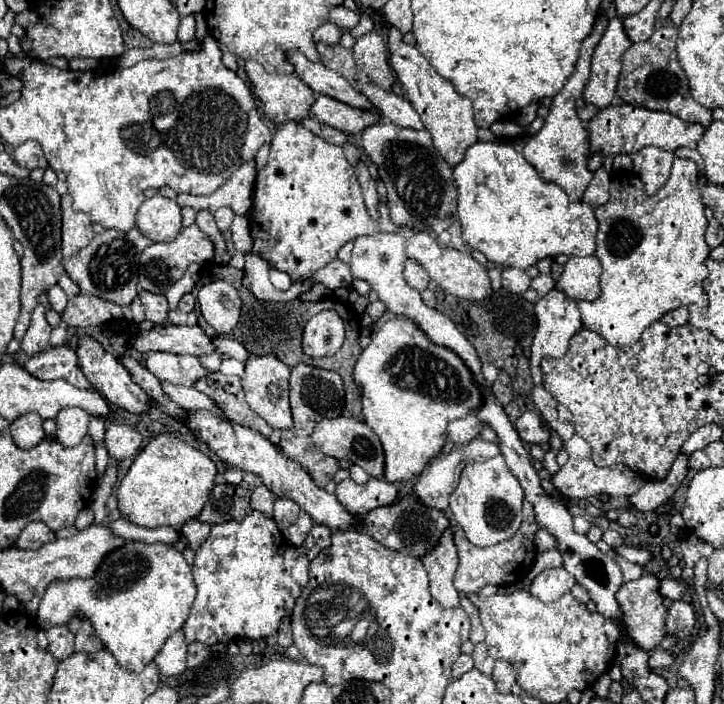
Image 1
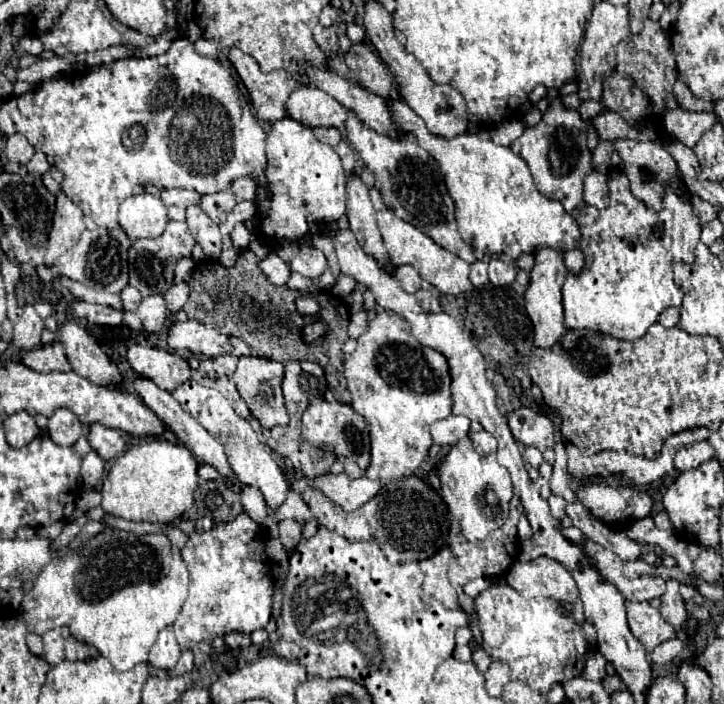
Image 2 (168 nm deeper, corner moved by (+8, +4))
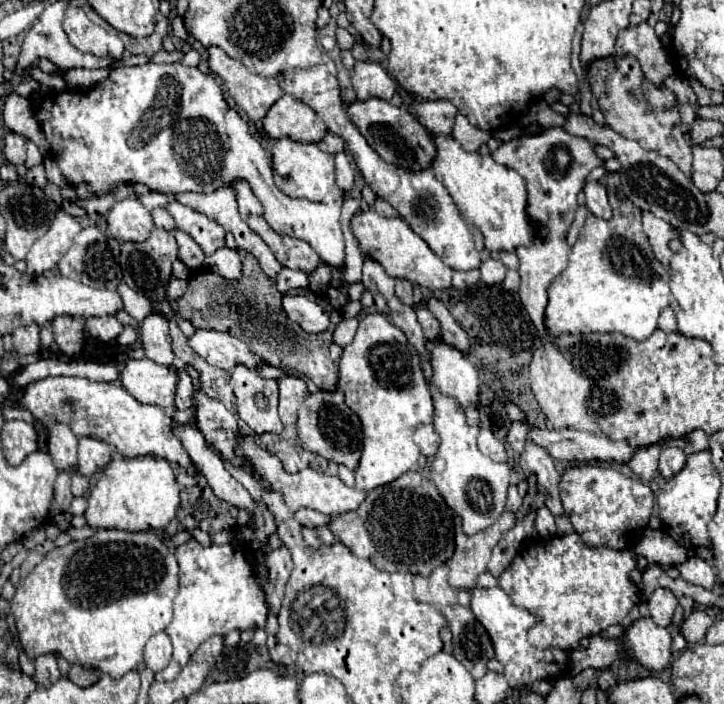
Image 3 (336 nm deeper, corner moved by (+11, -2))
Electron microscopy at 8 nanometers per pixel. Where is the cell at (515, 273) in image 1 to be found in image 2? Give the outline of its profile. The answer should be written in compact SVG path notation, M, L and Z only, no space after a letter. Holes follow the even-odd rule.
M491 258L489 260L489 280L495 286L509 286L515 280L517 268L513 264L507 264L503 258Z

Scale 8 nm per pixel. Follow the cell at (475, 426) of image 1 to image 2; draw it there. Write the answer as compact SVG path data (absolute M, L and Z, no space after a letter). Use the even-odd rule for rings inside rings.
M449 416L431 424L431 438L439 446L453 446L469 432L469 418Z

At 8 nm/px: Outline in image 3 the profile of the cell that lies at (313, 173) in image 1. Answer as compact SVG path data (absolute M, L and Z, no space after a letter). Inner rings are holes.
M290 138L276 140L272 148L272 168L276 186L288 196L300 196L320 202L334 186L334 156L322 152L316 144L300 144Z

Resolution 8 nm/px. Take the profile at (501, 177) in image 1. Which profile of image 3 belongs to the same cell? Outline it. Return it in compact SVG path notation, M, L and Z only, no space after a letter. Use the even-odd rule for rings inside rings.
M436 136L436 150L438 156L432 166L436 178L448 188L464 220L484 234L484 244L490 252L512 252L518 246L532 244L534 230L526 216L528 190L516 170L498 164L490 154L482 156L480 152L462 150L452 136Z

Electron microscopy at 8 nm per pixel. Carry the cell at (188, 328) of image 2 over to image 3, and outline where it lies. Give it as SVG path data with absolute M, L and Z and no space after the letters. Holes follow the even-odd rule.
M196 330L196 334L190 338L190 346L208 364L222 370L230 370L236 364L244 364L246 368L256 370L262 364L260 358L254 356L242 340L218 330Z

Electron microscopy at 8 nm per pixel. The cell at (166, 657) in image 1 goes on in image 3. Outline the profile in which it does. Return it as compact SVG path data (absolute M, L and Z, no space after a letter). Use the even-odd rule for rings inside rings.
M158 632L154 634L146 646L144 646L144 664L152 670L152 672L158 672L162 668L168 666L172 658L172 642L168 638L166 632Z

